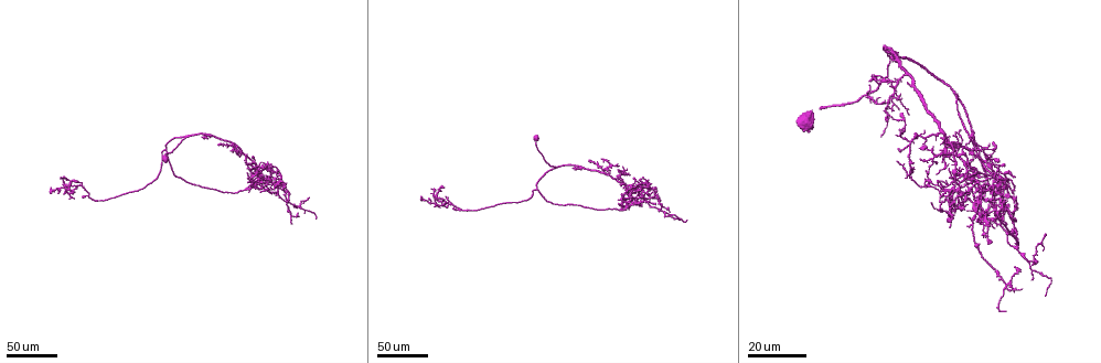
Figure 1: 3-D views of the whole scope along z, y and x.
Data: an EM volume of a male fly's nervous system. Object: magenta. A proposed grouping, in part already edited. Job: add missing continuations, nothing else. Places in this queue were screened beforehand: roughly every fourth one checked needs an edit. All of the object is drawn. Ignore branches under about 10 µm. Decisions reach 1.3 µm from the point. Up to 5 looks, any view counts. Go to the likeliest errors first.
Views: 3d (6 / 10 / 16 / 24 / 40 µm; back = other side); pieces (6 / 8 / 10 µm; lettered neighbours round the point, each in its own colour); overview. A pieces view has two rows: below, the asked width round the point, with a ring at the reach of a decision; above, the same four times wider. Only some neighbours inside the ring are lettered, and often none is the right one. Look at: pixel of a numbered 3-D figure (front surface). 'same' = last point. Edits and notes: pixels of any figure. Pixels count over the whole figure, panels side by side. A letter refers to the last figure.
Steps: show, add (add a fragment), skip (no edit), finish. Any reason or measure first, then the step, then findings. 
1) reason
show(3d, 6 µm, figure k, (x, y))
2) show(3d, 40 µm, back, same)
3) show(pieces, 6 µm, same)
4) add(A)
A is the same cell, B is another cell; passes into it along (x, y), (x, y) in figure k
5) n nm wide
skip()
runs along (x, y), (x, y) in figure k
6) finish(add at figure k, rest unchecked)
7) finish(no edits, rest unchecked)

show(3d, 24 µm, figure 1, (662, 205))

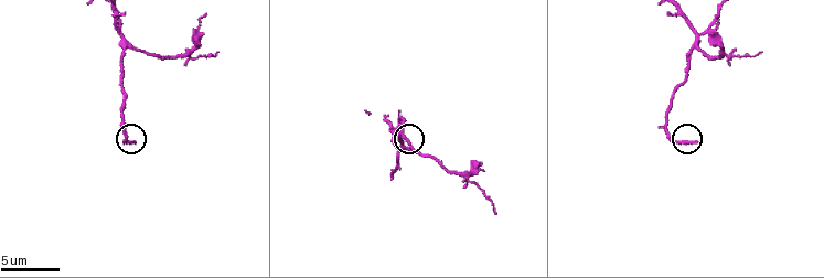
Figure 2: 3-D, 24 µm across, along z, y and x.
show(pieces, 10 µm, figure 2, (697, 144))

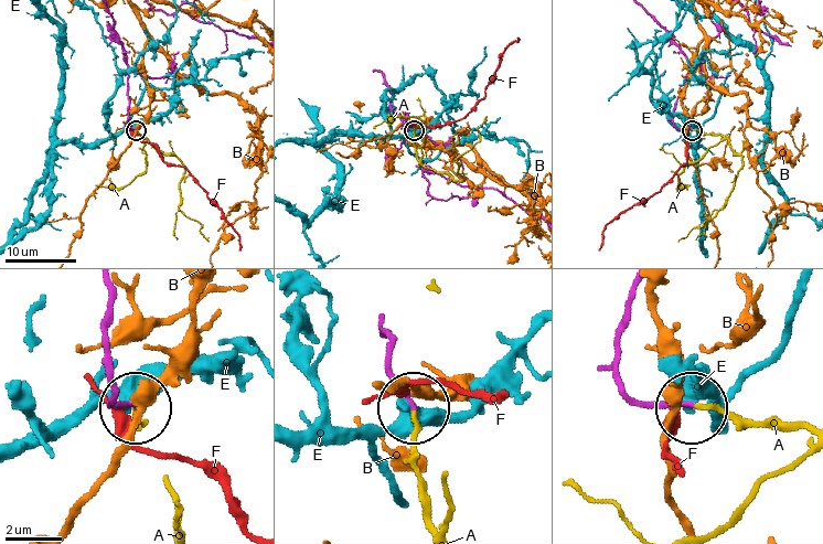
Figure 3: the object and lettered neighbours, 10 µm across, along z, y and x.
add(A)
A is the same cell, B, E and F are other cells; passes into it along (674, 123), (719, 134), (739, 156), (741, 167), (729, 196) in figure 3; it goes on there

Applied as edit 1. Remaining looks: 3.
show(overview)

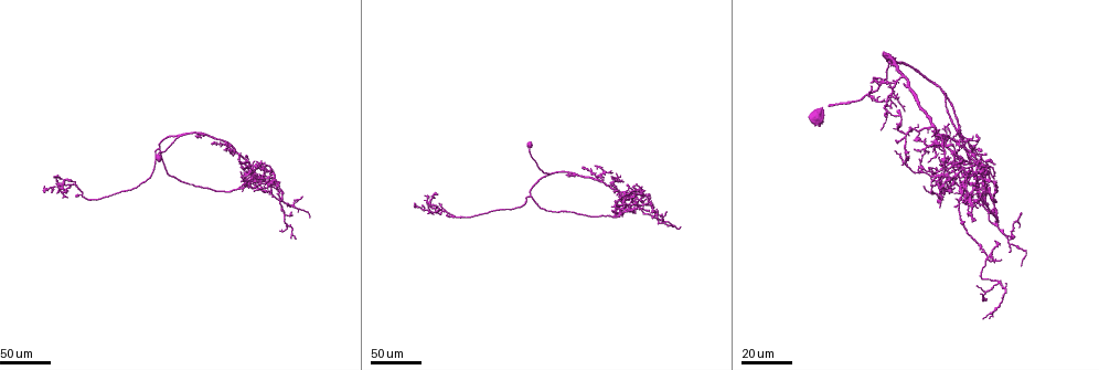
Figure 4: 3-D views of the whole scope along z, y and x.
long arm stops here
show(3d, 40 µm, figure 4, (636, 209))

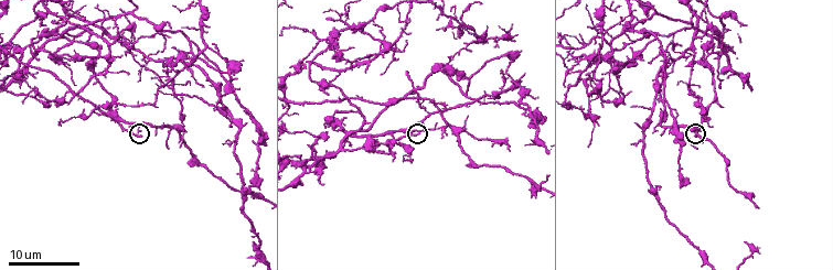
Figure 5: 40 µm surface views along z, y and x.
show(pieces, 8 µm, figure 5, (420, 132))

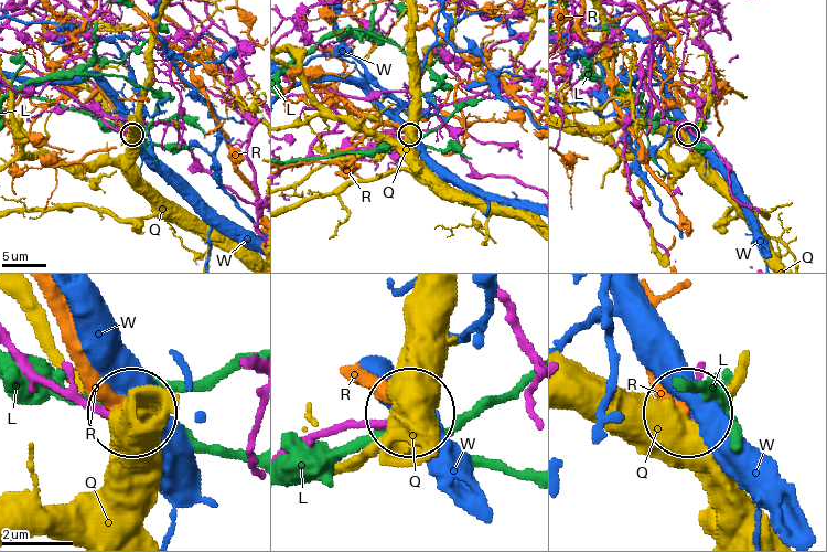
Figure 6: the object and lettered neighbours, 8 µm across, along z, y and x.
skip()
L, Q, R and W are other cells; no lettered fragment goes on from it

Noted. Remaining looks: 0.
finish(add at figure 3, rest unchecked)

